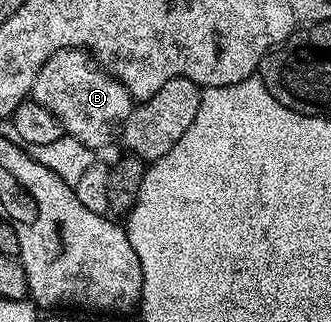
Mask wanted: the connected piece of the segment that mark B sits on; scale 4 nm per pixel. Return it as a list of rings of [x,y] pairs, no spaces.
[[[80,48],[57,50],[55,56],[39,68],[31,98],[43,104],[47,112],[55,112],[62,131],[79,140],[90,152],[97,152],[120,139],[121,129],[135,105],[122,82],[114,74],[108,74],[88,50]]]

